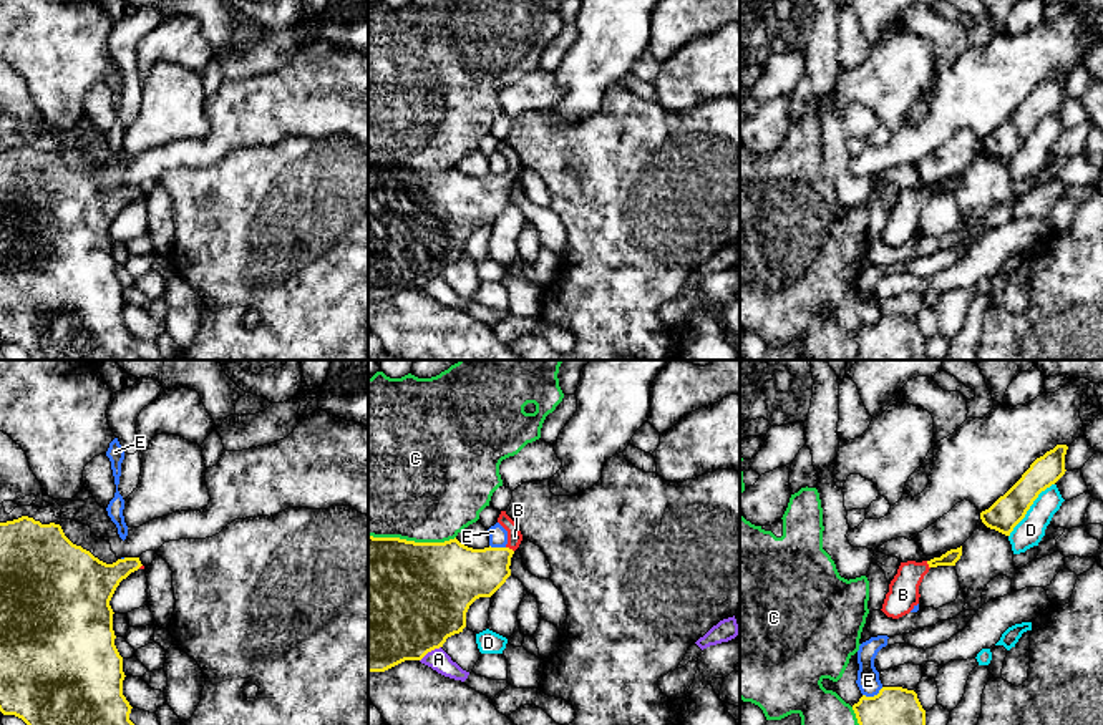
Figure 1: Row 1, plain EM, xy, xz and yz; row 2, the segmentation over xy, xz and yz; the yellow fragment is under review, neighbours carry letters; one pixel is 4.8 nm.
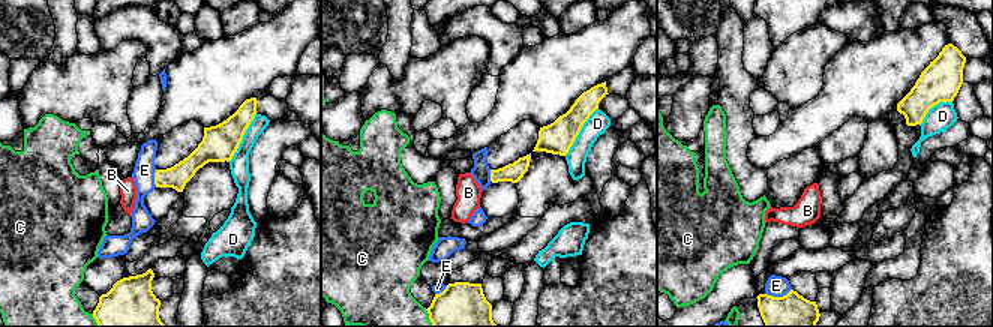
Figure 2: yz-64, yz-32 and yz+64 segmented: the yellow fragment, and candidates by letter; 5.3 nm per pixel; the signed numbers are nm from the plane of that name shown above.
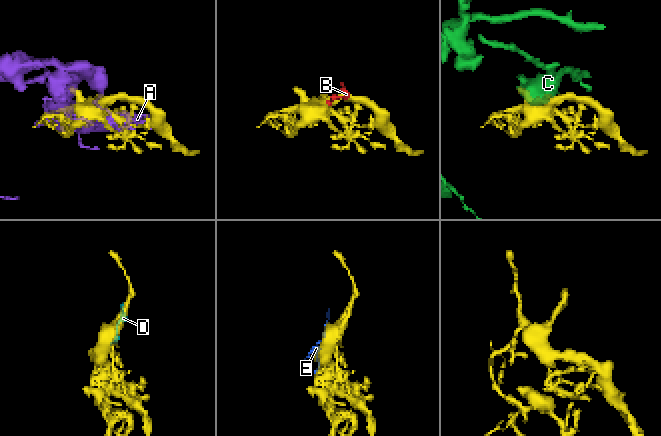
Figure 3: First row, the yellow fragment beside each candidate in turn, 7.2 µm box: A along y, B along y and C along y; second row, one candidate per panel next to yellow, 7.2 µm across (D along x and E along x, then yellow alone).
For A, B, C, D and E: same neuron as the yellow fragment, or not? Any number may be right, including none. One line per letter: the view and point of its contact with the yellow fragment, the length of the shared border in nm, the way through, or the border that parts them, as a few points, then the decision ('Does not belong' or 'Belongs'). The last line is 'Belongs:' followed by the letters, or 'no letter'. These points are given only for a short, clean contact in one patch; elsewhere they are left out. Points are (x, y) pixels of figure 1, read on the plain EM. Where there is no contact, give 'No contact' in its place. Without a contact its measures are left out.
A: Touches yellow at xz (430, 279). Shared border 130 nm. Does not belong
B: Touches yellow at xz (508, 176). Shared border 50 nm. Path across: xz (465, 203), (485, 199), (508, 176), (515, 165). Belongs
C: Touches yellow at xz (412, 170). Shared border 420 nm. Does not belong
D: Touches yellow at yz (1029, 136). Shared border 340 nm. Does not belong
E: Touches yellow at yz (874, 324). Shared border 110 nm. Does not belong
Belongs: B

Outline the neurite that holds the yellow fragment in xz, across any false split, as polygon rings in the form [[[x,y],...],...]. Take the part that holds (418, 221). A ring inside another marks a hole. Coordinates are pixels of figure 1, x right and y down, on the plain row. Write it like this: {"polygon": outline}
{"polygon": [[[501,139],[498,151],[508,159],[504,176],[473,178],[456,166],[445,171],[415,171],[400,166],[368,164],[368,300],[385,300],[405,289],[421,289],[463,260],[466,241],[479,226],[491,226],[511,204],[511,186],[522,169],[517,153]]]}

